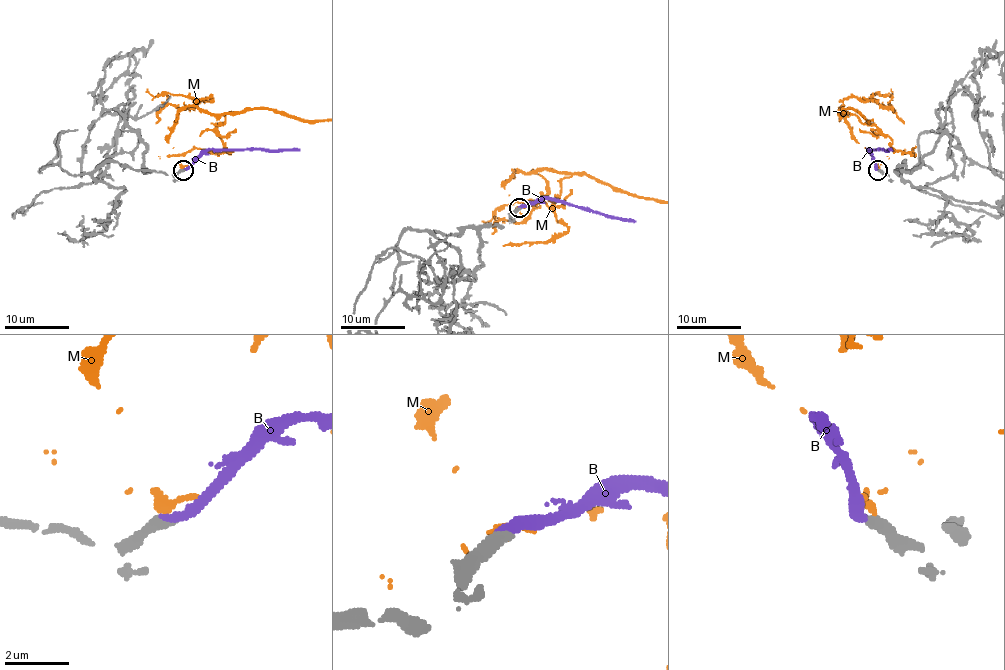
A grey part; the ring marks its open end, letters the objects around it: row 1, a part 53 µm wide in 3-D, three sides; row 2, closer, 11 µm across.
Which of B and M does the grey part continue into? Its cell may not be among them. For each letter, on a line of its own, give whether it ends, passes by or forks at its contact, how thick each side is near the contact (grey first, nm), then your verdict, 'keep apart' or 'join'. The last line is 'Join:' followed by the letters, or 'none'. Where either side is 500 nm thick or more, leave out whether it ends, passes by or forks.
B: it ends; calibres 400 and 300 nm; join
M: it ends; calibres 440 and 280 nm; keep apart
Join: B

